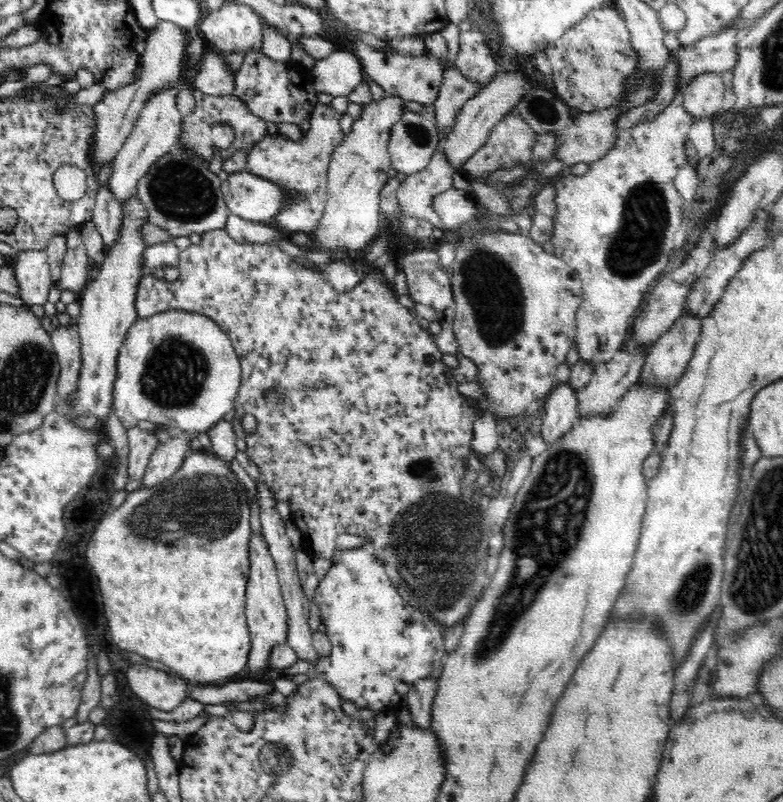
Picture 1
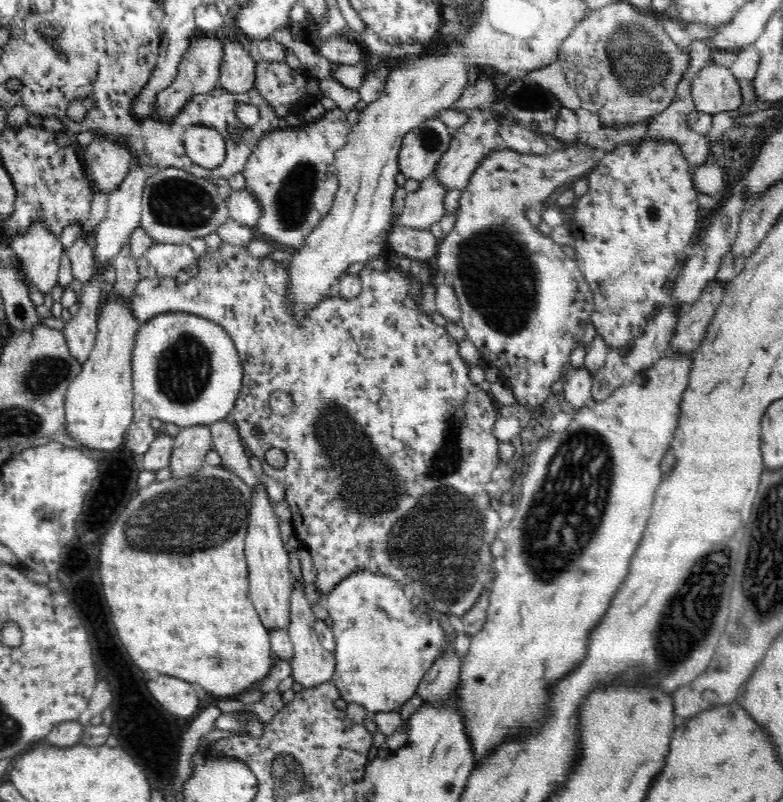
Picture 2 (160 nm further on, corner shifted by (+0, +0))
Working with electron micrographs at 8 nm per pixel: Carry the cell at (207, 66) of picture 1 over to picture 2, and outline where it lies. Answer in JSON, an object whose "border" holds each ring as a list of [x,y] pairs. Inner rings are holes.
{"border":[[[228,42],[224,45],[224,59],[221,64],[219,88],[237,95],[254,89],[257,62],[250,56],[245,44]]]}

